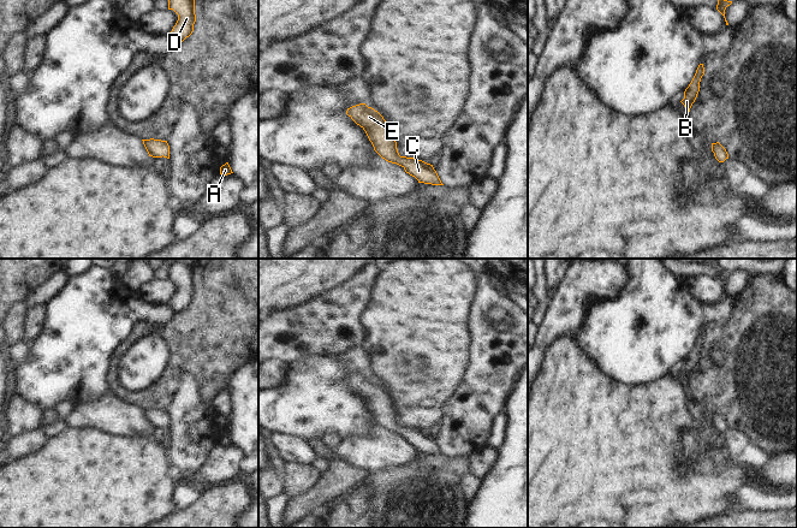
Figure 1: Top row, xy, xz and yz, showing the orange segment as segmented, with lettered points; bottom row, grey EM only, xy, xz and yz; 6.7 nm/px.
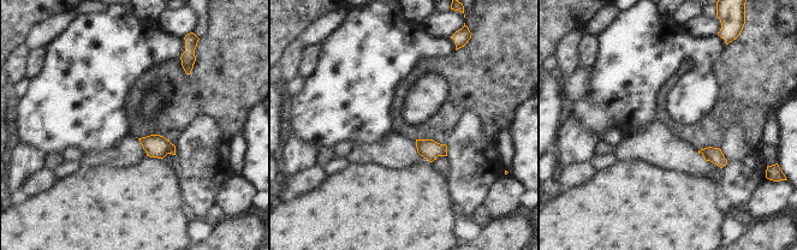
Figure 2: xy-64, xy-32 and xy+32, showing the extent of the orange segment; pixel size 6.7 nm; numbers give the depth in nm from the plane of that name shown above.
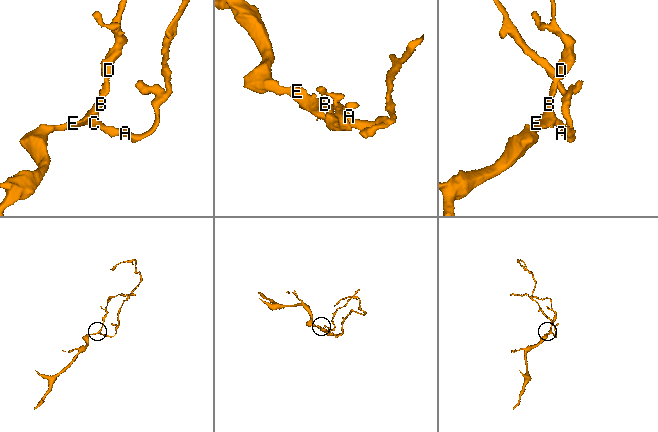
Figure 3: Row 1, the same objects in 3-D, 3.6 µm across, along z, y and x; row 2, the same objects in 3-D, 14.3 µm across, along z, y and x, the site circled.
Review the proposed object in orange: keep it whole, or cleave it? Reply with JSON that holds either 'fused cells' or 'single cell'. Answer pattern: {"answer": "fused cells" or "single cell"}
{"answer": "single cell"}

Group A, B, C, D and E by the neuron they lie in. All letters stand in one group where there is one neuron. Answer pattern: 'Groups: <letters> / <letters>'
Groups: A B C D E.

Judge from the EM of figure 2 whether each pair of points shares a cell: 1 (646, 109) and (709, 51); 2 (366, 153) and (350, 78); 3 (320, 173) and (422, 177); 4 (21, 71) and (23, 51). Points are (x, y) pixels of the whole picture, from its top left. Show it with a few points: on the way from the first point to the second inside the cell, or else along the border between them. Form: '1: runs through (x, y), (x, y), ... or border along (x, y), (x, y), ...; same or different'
1: runs through (646, 88), (683, 51), (688, 51); same
2: border along (390, 134), (382, 140), (362, 142), (352, 147); different
3: border along (328, 176), (317, 186), (304, 192); different
4: runs through (21, 66), (22, 55); same

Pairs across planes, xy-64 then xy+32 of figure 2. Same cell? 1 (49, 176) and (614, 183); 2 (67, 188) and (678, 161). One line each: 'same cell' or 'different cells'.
1: different cells
2: different cells

